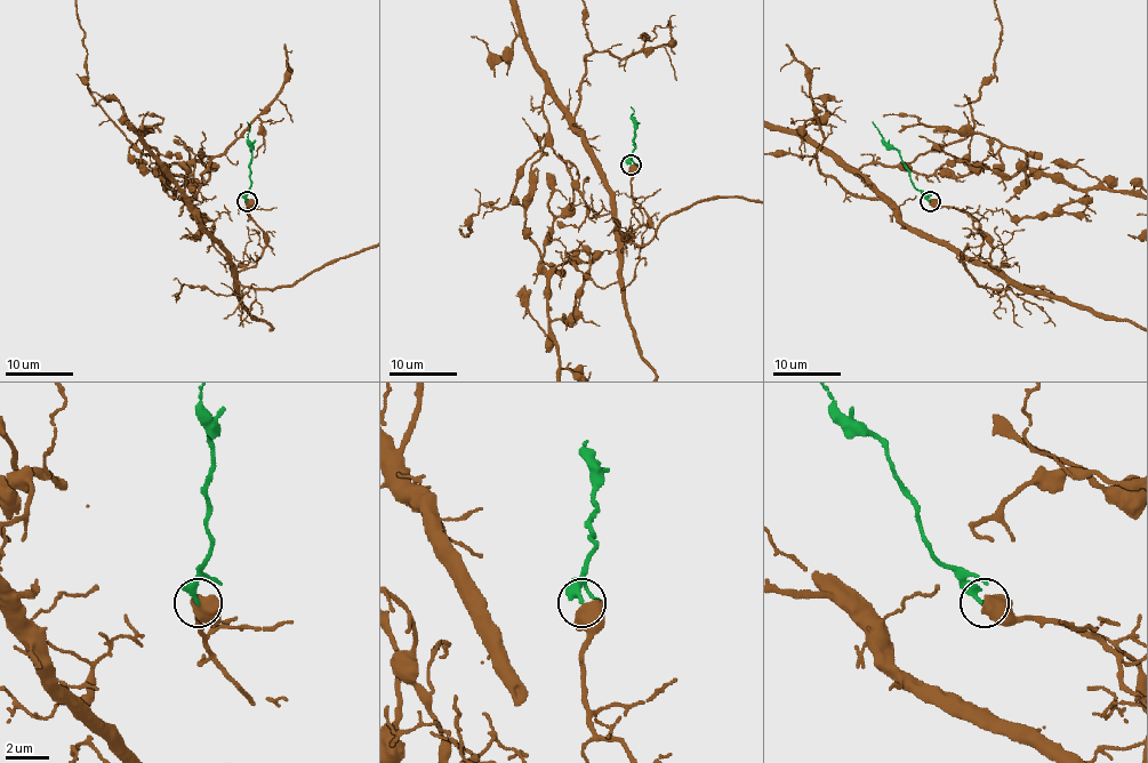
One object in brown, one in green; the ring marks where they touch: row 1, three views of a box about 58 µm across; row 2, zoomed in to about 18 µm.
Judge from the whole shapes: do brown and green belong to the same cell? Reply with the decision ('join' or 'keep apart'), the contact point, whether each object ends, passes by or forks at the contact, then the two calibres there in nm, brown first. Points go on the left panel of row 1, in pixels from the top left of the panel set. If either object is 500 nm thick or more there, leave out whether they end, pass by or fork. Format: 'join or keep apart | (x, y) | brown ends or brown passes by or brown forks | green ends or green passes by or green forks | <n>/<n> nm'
keep apart | (247, 201) | 850/240 nm

